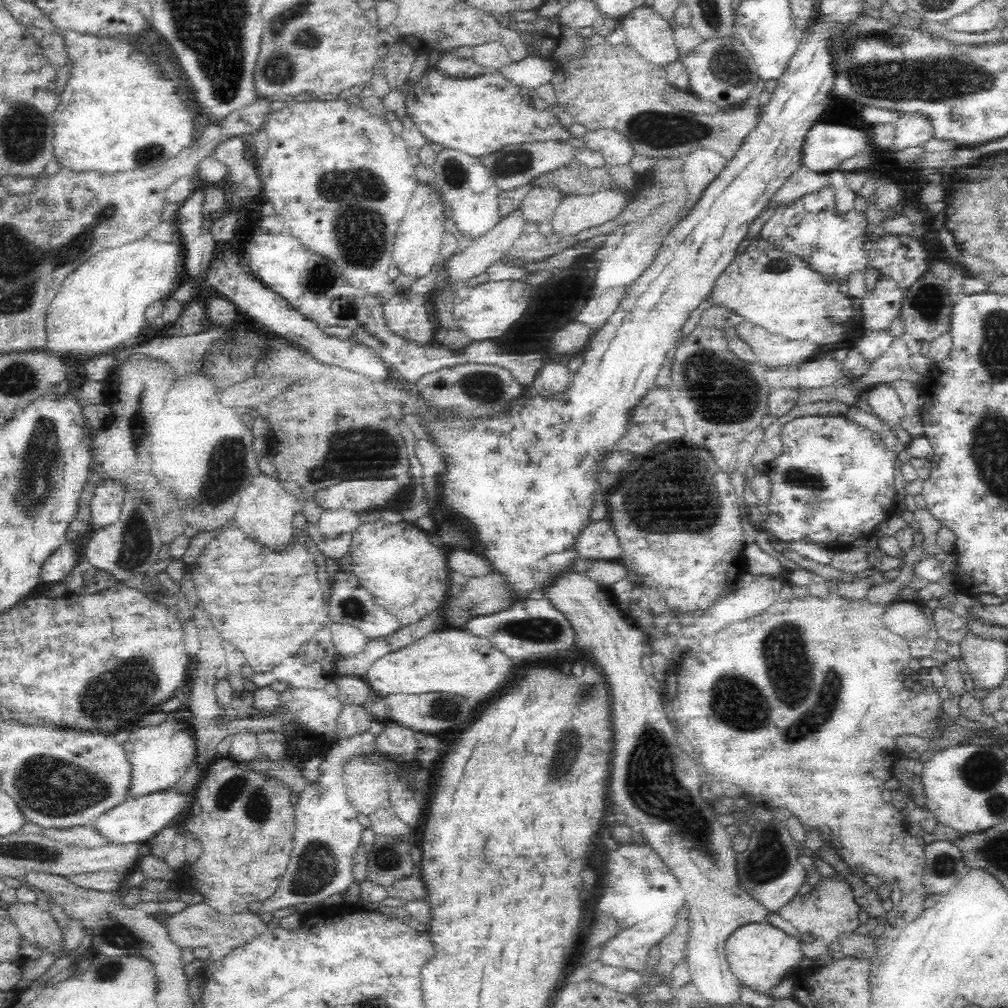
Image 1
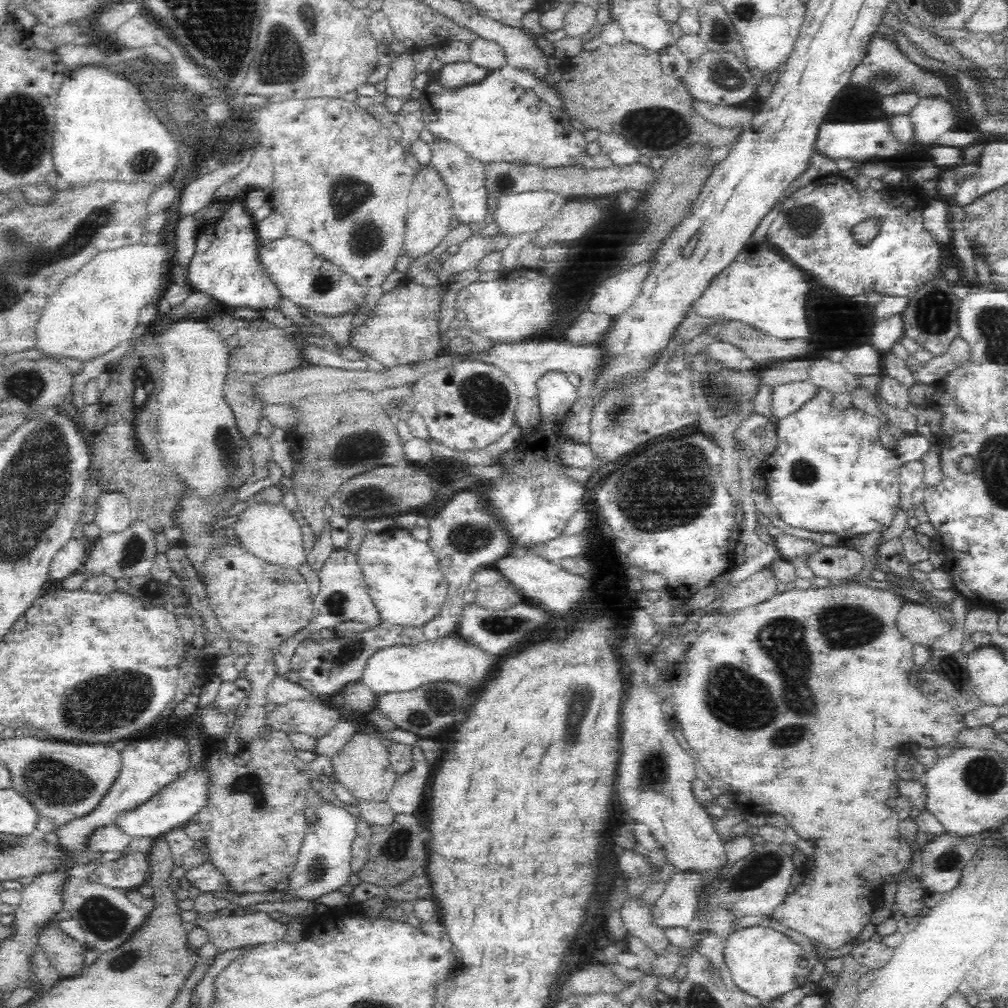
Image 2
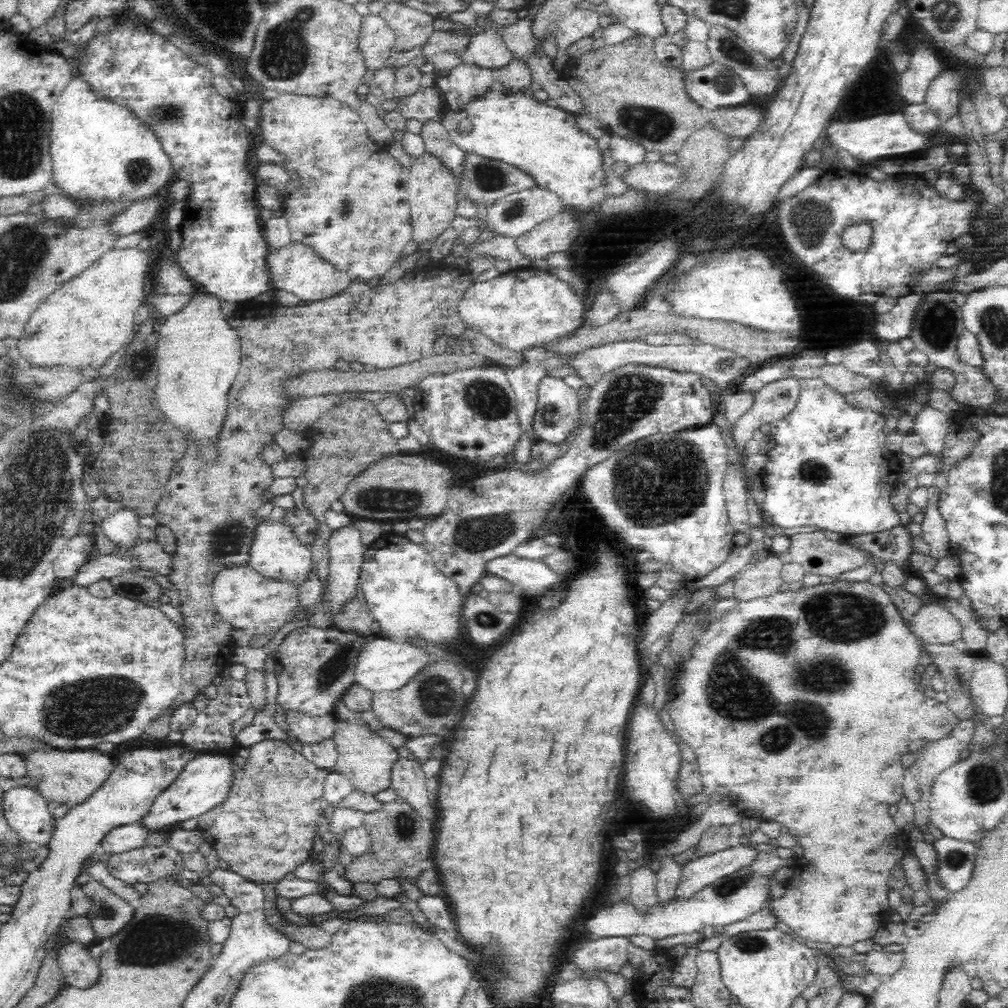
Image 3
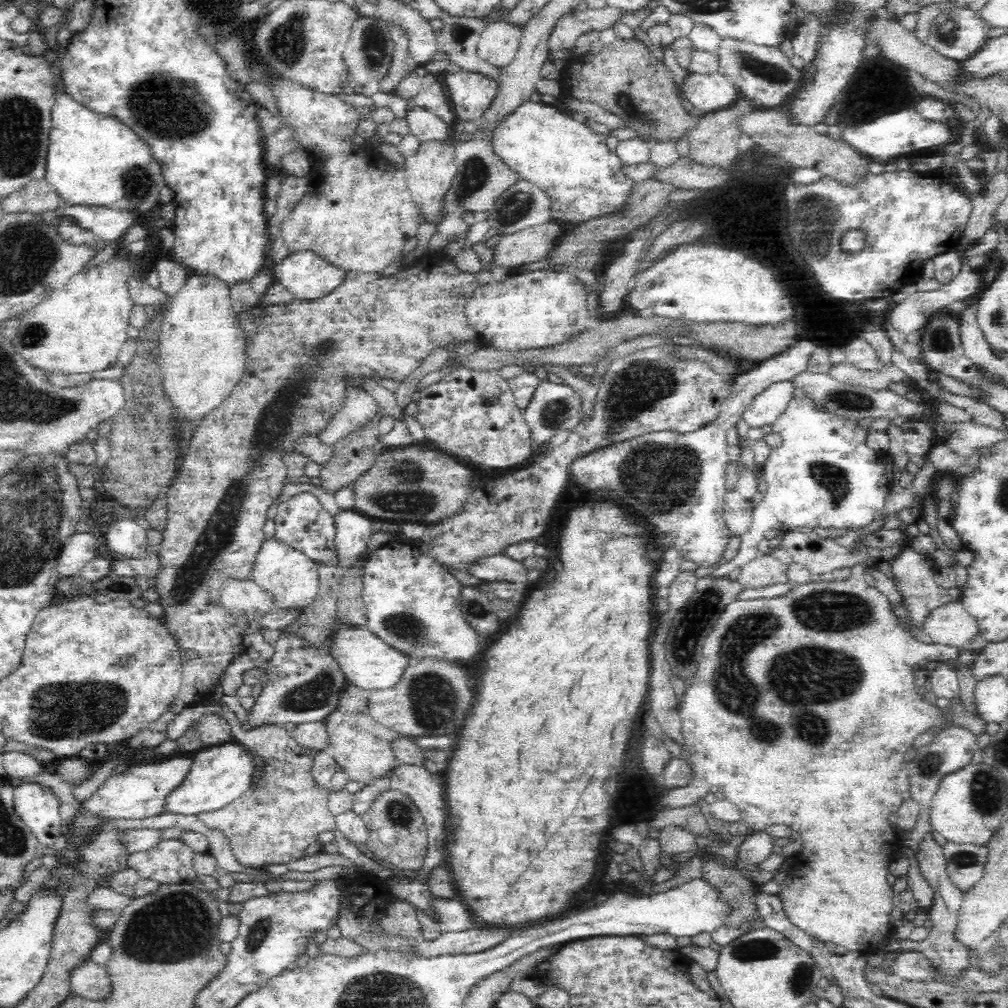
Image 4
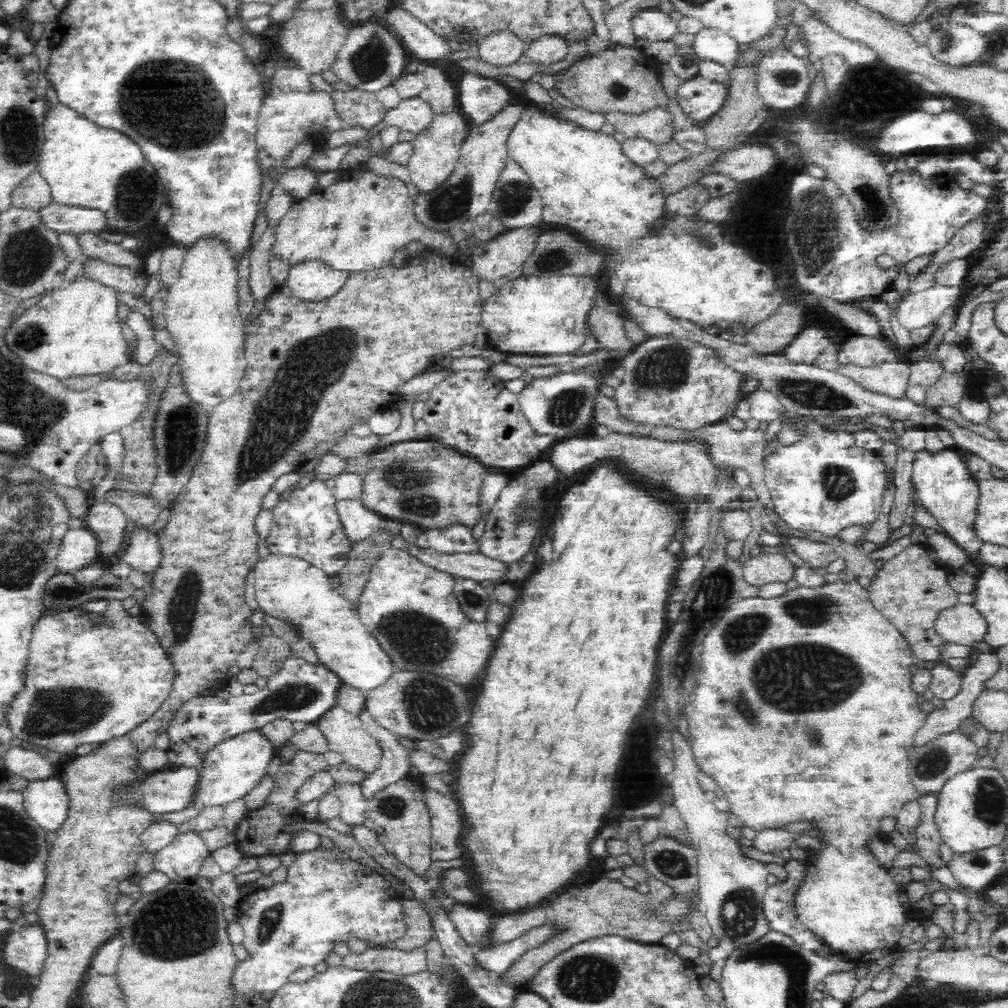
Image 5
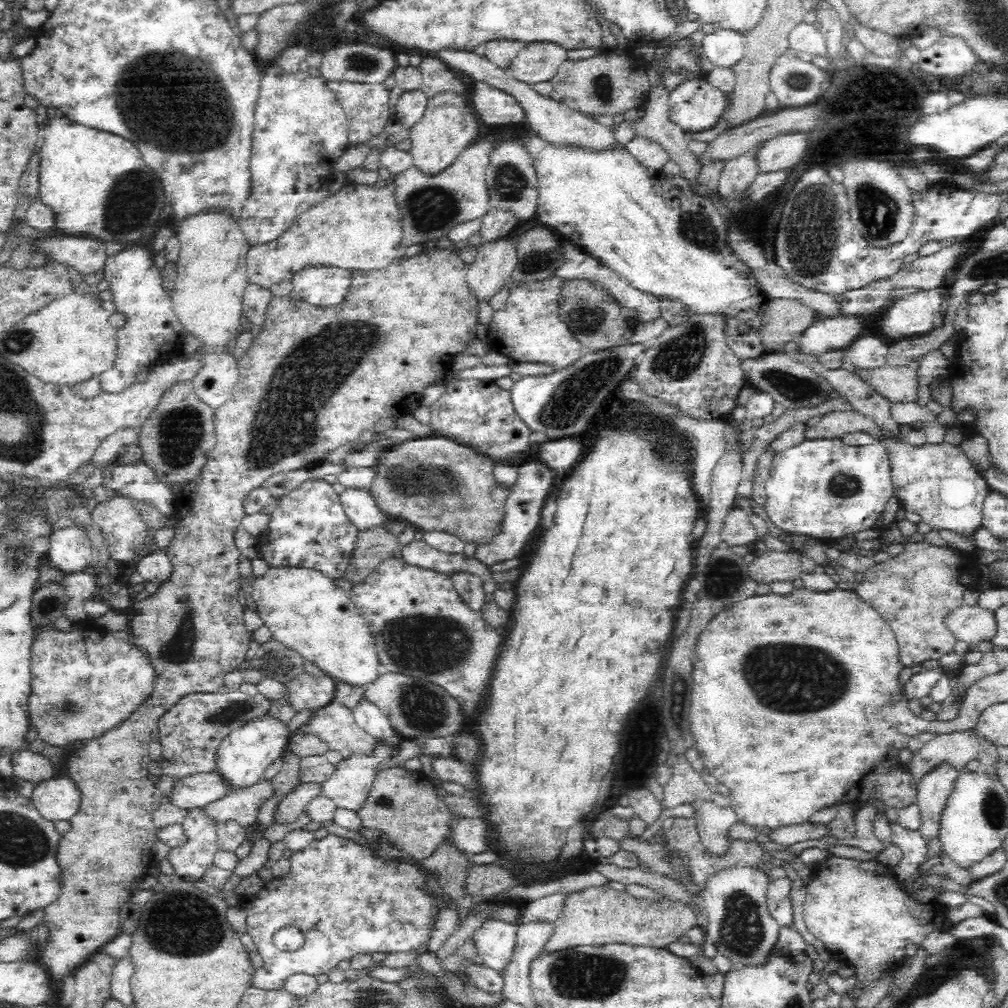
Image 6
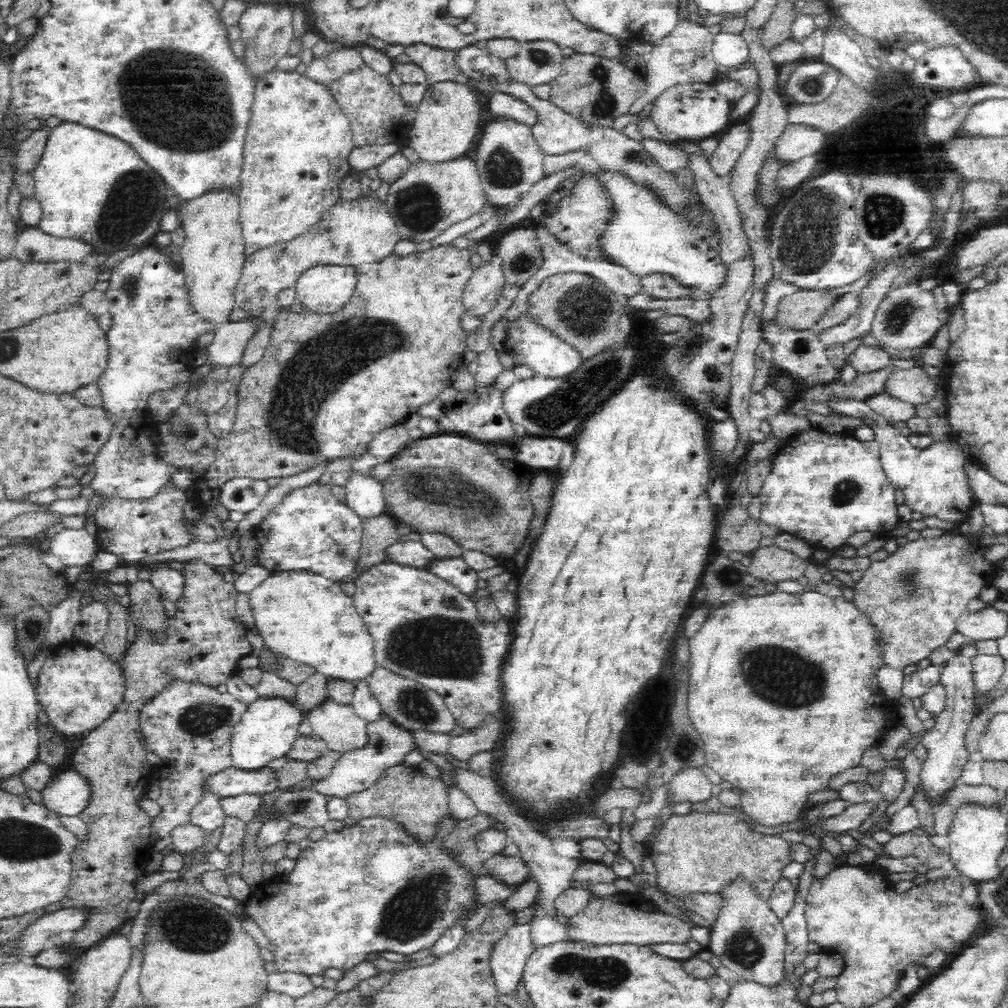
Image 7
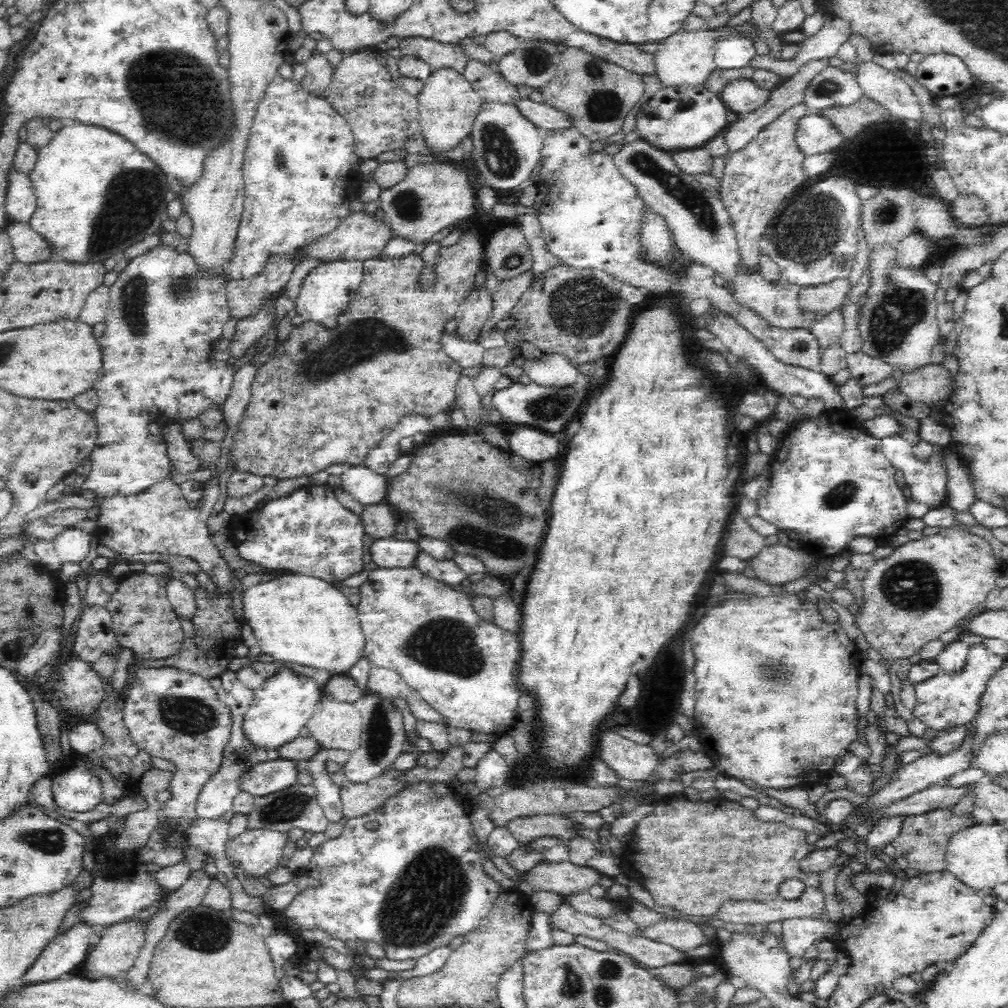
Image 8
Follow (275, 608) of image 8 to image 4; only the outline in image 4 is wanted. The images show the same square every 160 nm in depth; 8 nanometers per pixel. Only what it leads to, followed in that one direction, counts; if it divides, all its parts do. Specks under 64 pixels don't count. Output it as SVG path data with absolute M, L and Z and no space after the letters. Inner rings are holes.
M276 537L265 538L256 553L249 578L276 597L279 609L300 607L304 611L315 599L318 590L318 563L304 552L279 541ZM337 624L330 641L332 641L332 655L343 668L348 684L364 691L393 688L400 683L406 667L413 664L410 656L383 642L379 636L369 632L366 625L348 627L348 625Z

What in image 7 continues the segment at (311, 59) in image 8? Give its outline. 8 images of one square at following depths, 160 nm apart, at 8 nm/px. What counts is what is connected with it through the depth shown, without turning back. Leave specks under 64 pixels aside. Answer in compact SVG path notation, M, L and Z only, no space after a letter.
M343 46L341 49L333 50L324 58L318 60L314 58L307 65L305 74L312 80L328 85L344 74L352 74L352 72L360 70L360 66L364 66L364 64L358 48Z

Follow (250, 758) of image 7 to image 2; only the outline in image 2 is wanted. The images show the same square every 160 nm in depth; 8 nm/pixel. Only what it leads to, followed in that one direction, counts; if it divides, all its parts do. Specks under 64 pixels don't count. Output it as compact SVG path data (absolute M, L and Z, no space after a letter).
M192 766L184 776L178 776L174 782L161 788L154 796L138 807L118 813L113 820L120 832L132 839L155 839L164 836L175 828L183 828L191 818L200 812L207 797L207 770L202 766Z

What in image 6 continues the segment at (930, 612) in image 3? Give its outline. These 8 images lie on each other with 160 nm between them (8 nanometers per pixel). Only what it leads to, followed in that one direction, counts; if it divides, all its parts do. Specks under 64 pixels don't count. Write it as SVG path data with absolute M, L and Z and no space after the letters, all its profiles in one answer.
M978 604L955 608L944 620L944 625L956 641L966 642L971 648L980 642L991 642L996 634L994 612Z

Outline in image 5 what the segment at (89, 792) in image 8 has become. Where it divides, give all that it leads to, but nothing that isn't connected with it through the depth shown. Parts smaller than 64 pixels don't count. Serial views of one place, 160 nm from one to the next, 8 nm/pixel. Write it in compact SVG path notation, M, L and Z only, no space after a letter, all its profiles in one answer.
M52 777L35 780L21 793L26 814L44 832L52 834L60 830L68 810L68 797L62 781Z

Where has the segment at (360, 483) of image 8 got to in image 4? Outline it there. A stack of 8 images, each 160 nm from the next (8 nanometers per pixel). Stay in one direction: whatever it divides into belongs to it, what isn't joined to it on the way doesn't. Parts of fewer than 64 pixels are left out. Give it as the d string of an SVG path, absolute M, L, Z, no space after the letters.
M340 510L334 517L335 564L342 571L354 566L362 558L373 535L372 519L354 510Z

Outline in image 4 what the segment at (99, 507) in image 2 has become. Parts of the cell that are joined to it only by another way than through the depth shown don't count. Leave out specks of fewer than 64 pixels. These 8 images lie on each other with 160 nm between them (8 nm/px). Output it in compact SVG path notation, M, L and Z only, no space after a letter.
M129 517L110 524L104 536L112 552L123 557L141 557L147 543L146 533Z

